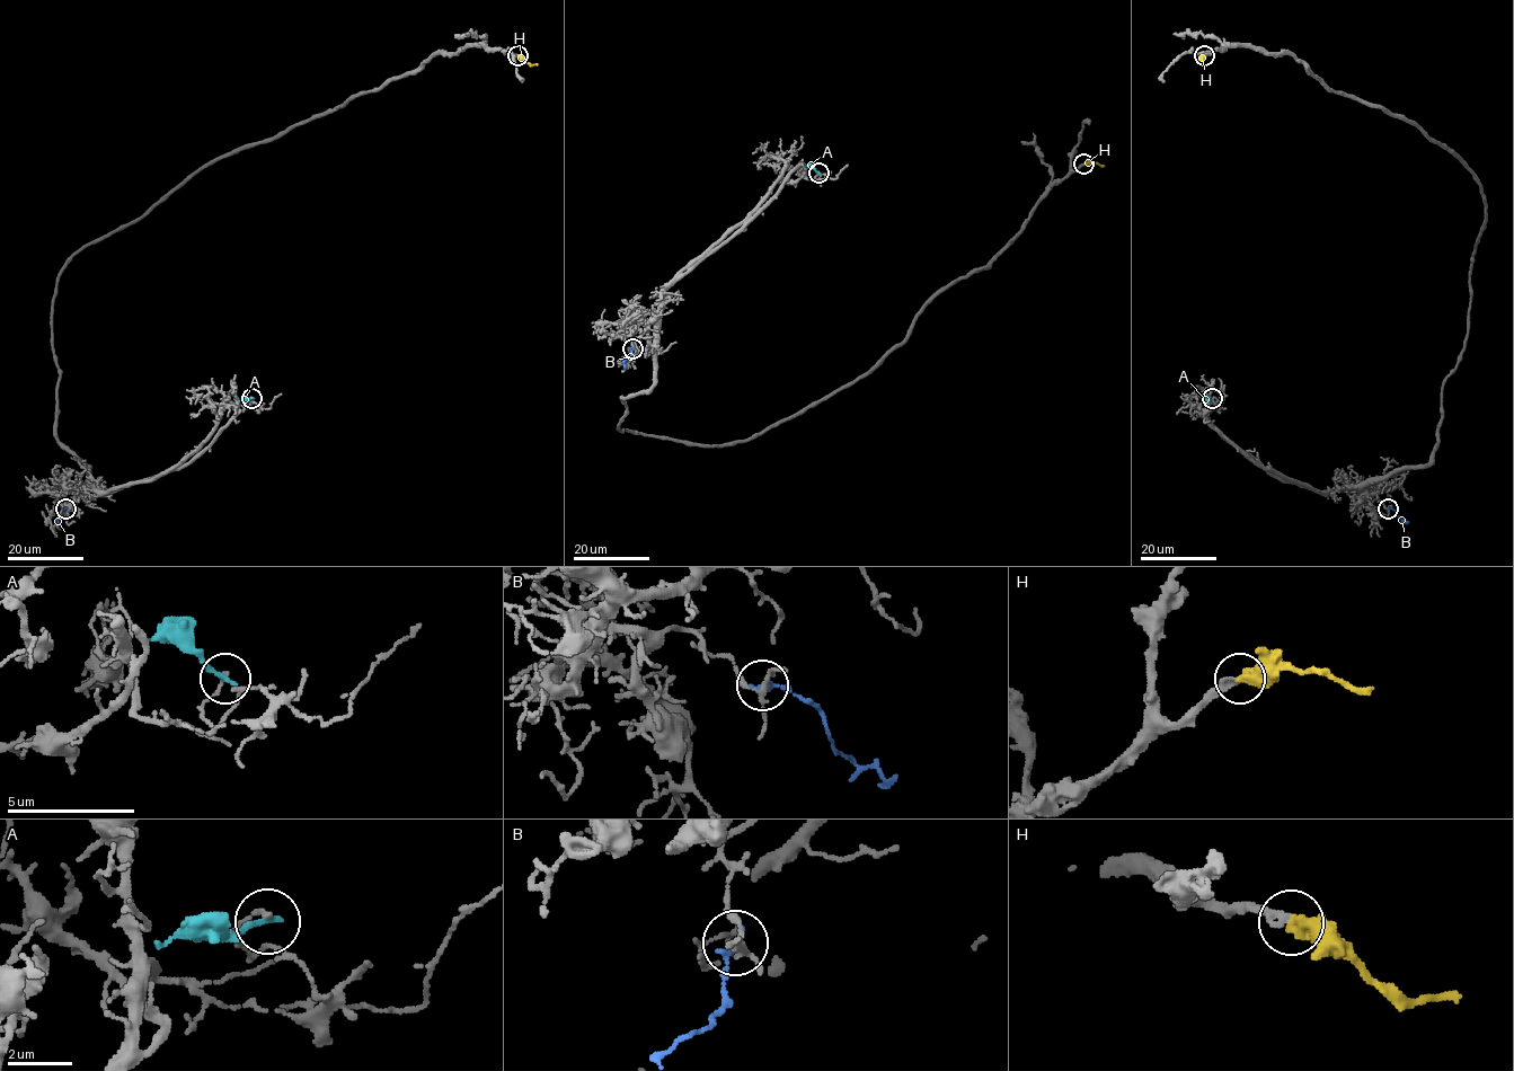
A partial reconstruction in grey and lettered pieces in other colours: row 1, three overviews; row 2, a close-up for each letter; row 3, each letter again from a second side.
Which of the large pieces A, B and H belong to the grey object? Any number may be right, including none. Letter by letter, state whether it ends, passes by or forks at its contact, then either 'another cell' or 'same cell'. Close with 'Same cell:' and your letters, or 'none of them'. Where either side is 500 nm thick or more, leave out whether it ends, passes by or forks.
A: it ends there; another cell
B: it ends there; another cell
H: same cell
Same cell: H

